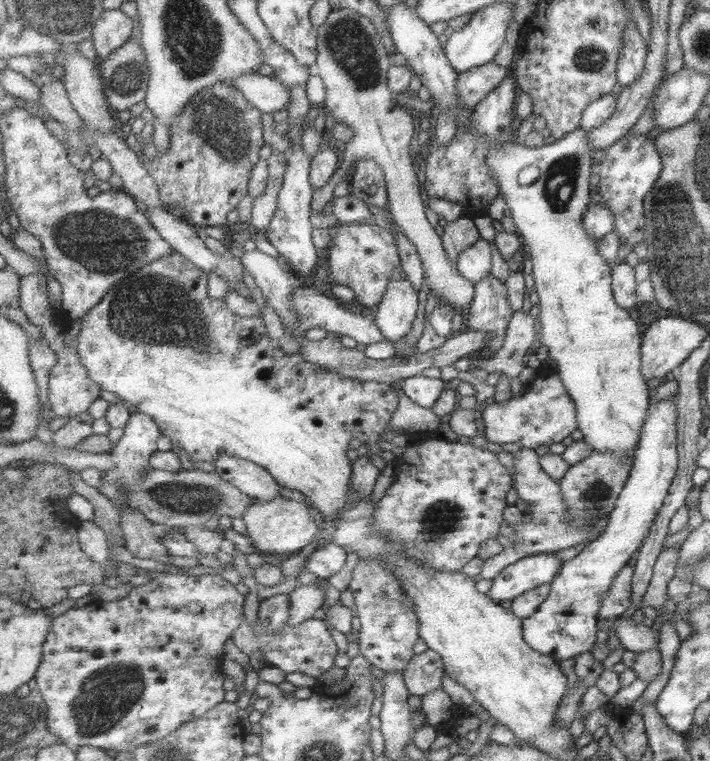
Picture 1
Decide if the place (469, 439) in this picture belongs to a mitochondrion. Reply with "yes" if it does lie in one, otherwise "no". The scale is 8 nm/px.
no

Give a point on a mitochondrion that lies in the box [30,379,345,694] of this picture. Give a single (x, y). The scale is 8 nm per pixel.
(196, 497)

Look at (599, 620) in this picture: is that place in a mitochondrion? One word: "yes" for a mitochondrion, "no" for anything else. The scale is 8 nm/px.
no

